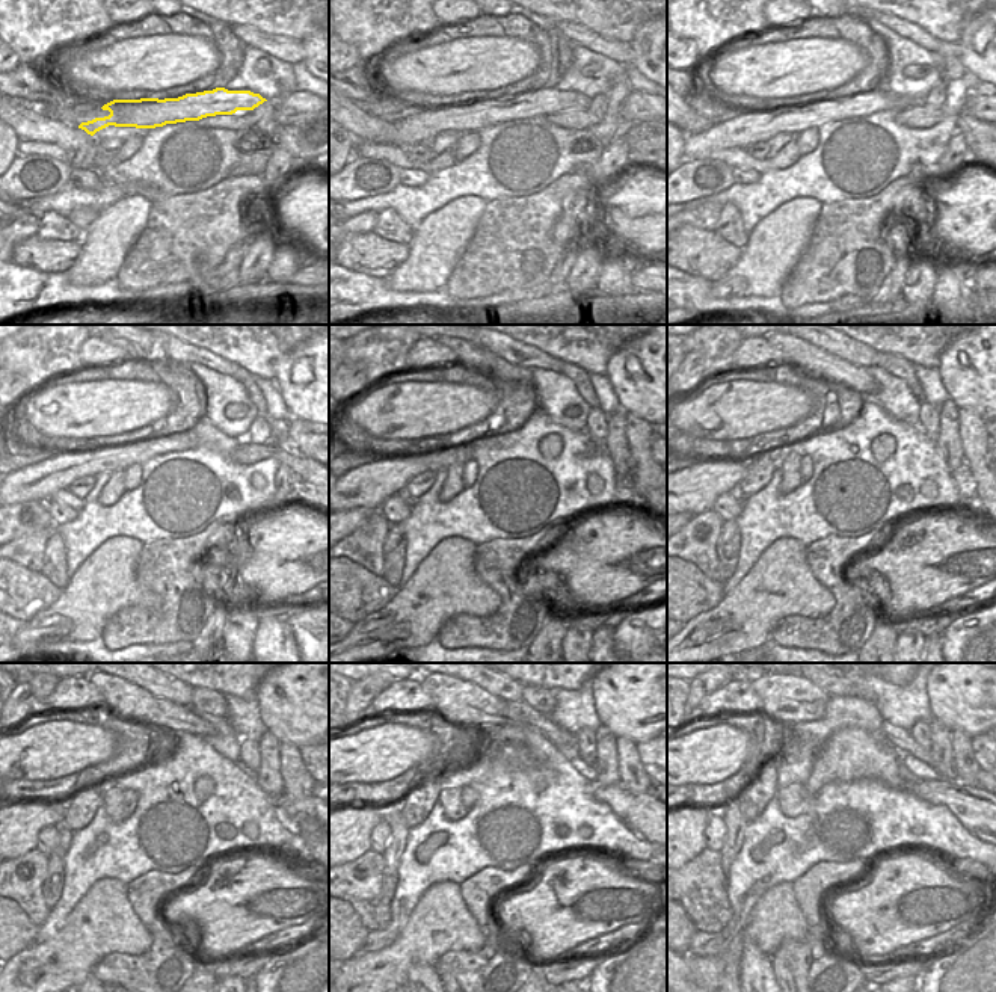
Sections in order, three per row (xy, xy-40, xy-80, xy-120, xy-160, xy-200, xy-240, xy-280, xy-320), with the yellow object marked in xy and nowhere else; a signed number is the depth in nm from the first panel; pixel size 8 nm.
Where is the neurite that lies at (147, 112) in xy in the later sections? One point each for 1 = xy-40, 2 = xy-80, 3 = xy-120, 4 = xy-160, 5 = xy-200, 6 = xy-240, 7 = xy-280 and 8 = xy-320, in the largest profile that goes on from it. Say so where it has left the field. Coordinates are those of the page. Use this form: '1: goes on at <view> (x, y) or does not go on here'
1: goes on at xy-40 (476, 115)
2: goes on at xy-80 (794, 120)
3: goes on at xy-120 (49, 476)
4: goes on at xy-160 (390, 476)
5: goes on at xy-200 (723, 474)
6: goes on at xy-240 (41, 814)
7: goes on at xy-280 (359, 813)
8: goes on at xy-320 (697, 814)

